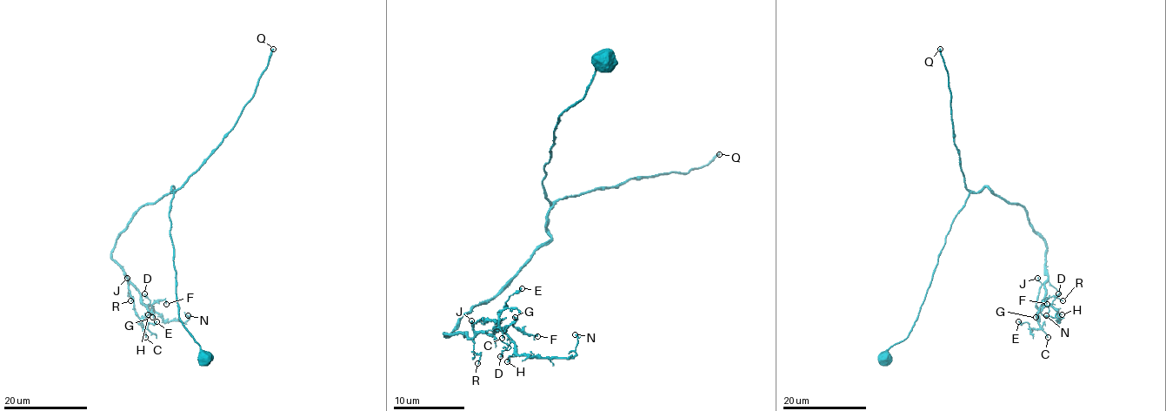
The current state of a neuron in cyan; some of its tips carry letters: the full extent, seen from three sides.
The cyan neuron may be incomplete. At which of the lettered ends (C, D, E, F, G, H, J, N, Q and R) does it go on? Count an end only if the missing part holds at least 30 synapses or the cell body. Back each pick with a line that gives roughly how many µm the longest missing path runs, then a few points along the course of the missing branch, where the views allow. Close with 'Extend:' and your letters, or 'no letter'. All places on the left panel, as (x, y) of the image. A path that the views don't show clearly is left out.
Q: Missing length about 150 µm
Extend: Q

